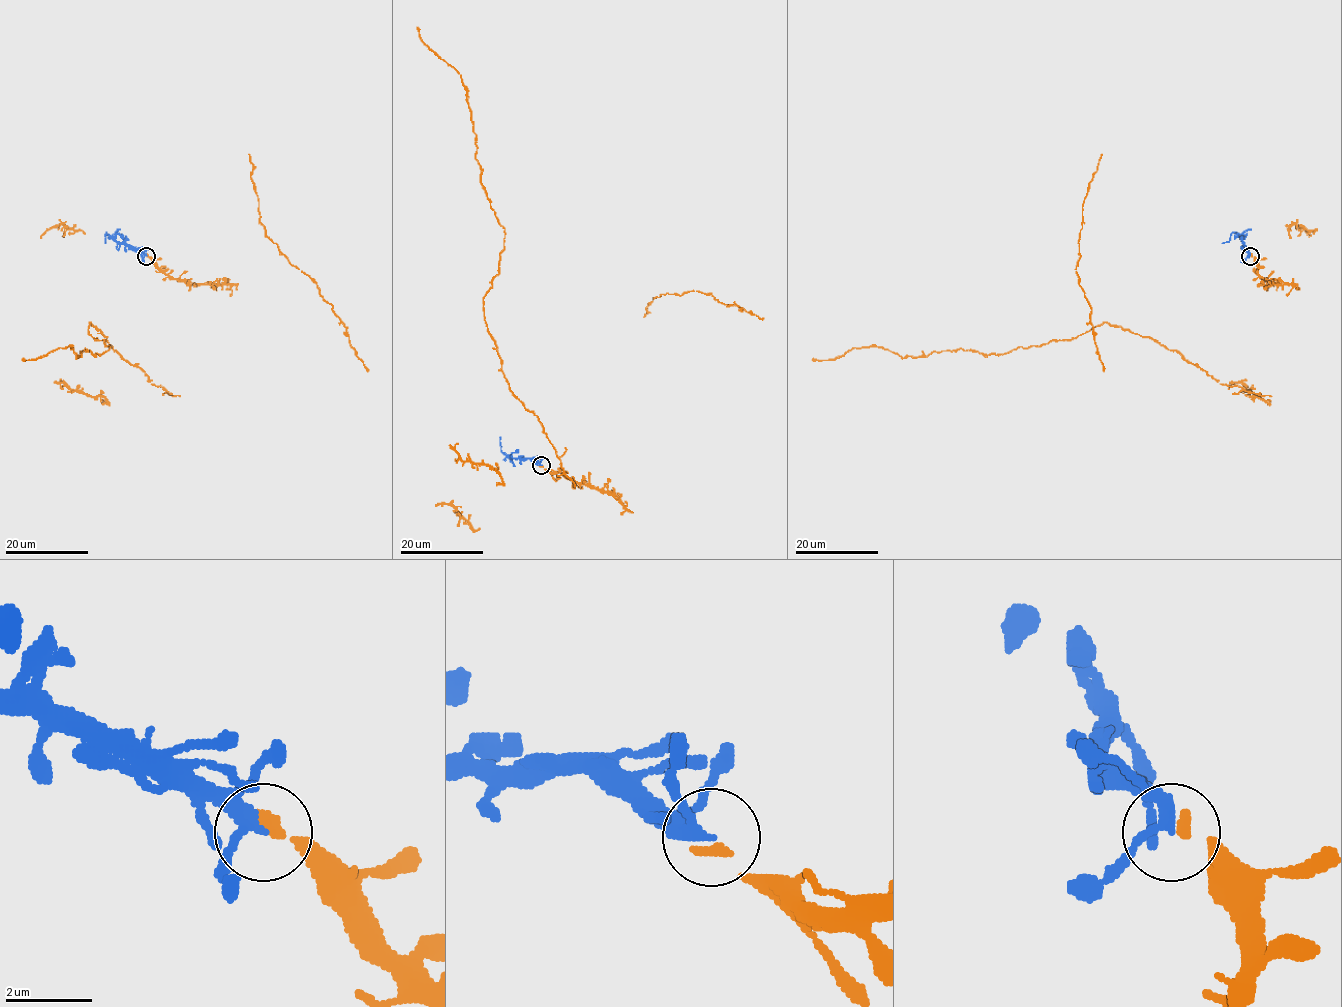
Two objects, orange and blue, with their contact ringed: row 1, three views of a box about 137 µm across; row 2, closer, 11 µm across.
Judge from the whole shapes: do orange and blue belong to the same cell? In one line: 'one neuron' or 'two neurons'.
one neuron

